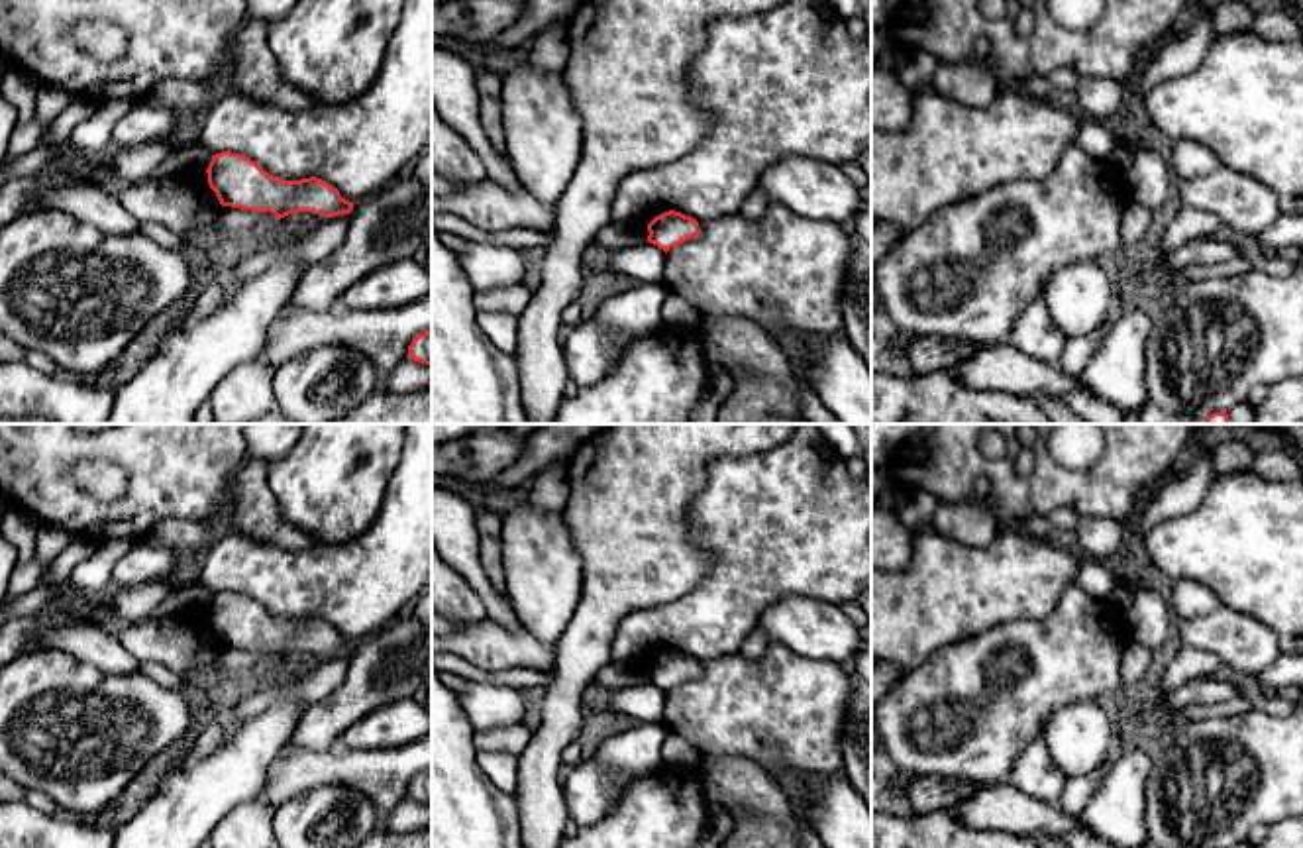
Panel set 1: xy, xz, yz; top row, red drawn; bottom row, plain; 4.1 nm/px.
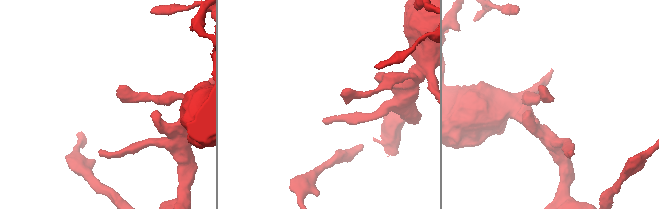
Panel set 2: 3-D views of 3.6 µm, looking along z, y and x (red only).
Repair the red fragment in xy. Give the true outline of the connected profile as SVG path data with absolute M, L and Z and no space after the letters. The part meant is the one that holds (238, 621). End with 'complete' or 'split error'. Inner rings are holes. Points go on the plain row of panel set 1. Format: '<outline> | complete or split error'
M241 593L212 595L206 612L222 646L271 652L277 660L296 652L334 658L353 650L353 642L345 640L330 622L316 616L285 620Z | complete

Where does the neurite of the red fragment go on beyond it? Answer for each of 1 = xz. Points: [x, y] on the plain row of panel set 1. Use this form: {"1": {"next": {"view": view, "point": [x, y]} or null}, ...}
{"1": {"next": null}}

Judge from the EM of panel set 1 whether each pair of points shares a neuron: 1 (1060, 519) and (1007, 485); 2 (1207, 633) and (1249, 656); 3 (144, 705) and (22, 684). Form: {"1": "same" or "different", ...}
{"1": "different", "2": "same", "3": "same"}

